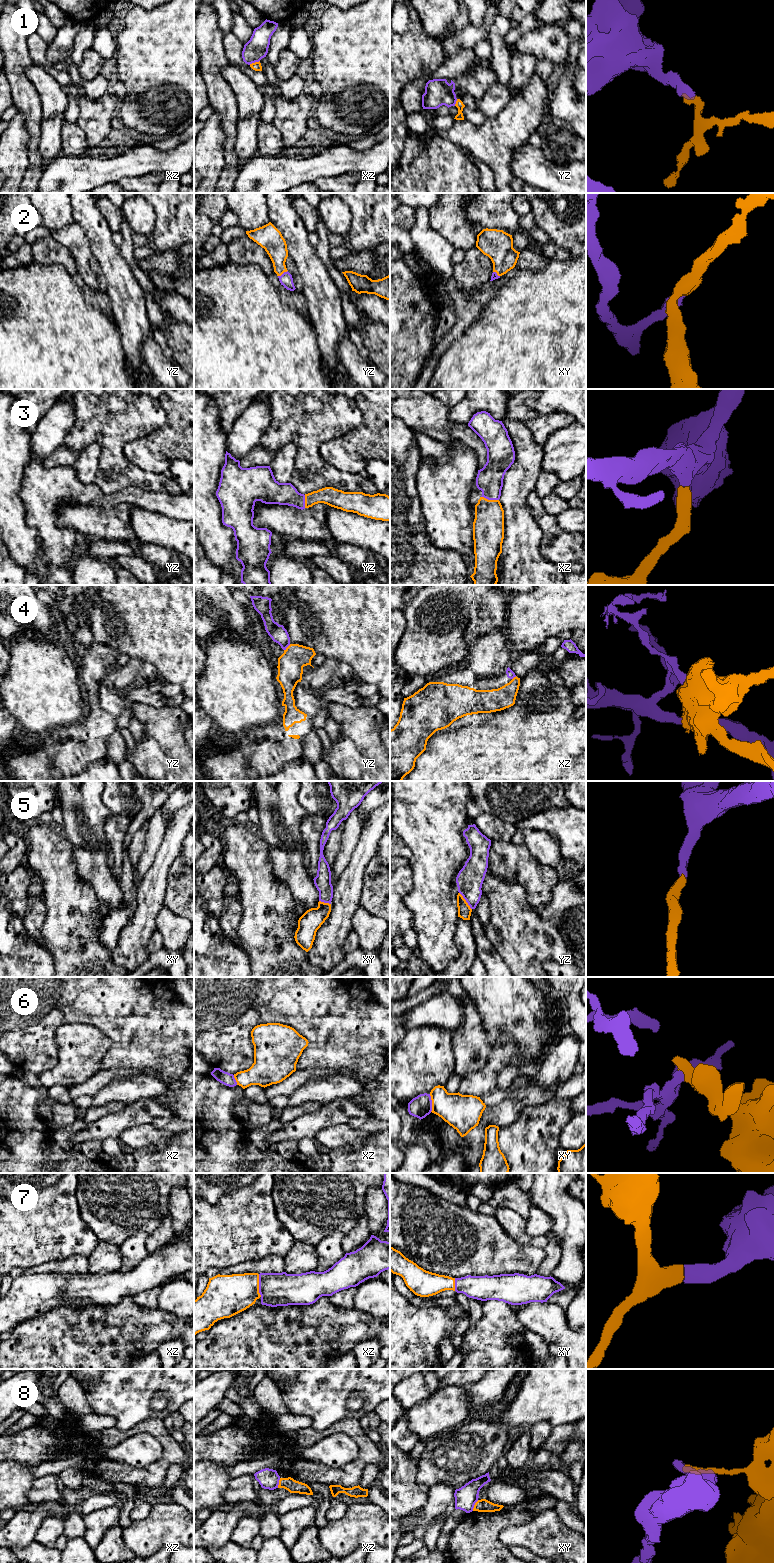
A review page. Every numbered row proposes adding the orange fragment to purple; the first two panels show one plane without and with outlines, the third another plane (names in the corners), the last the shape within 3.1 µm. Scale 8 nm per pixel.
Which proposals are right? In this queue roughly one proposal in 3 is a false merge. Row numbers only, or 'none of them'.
2, 3, 5, 7

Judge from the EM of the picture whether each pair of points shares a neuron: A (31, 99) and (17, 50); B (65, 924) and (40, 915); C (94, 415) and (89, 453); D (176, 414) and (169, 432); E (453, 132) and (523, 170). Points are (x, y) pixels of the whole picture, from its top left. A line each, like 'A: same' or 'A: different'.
A: same
B: different
C: different
D: same
E: different

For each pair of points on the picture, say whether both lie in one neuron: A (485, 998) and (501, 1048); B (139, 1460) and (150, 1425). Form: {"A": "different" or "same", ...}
{"A": "different", "B": "different"}

